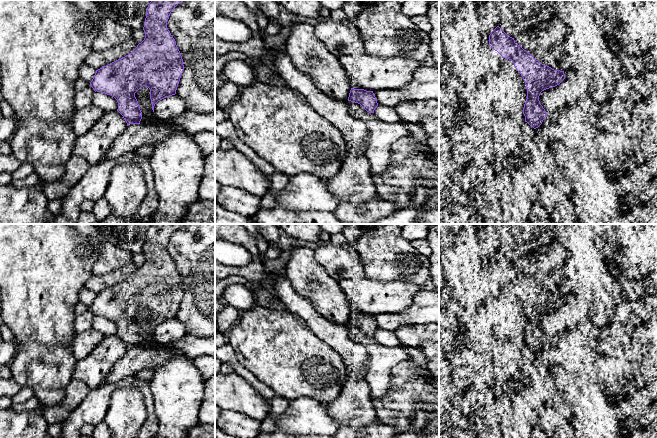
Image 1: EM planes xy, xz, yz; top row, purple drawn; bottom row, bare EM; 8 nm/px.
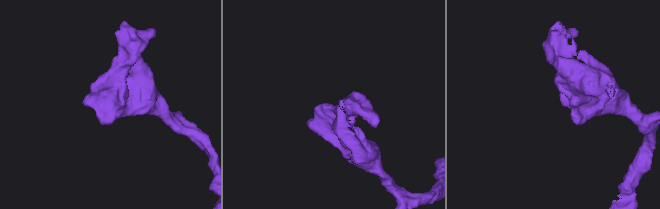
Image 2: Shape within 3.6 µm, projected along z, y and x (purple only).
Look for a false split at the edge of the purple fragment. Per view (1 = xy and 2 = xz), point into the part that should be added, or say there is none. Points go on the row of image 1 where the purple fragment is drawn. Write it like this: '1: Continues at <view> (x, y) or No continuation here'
1: No continuation here
2: No continuation here

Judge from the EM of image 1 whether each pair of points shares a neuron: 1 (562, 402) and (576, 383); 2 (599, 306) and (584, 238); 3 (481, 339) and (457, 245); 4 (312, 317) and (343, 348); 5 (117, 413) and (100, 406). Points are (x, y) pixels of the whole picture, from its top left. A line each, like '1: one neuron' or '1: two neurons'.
1: two neurons
2: one neuron
3: one neuron
4: one neuron
5: two neurons

